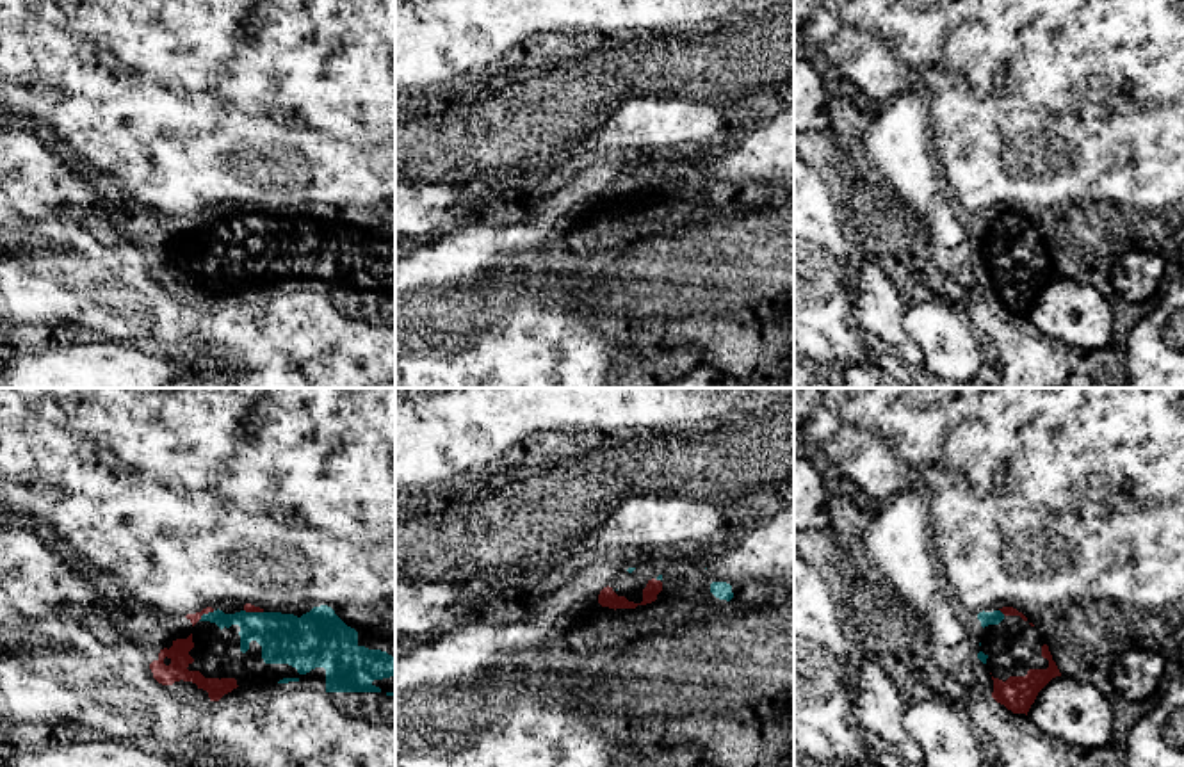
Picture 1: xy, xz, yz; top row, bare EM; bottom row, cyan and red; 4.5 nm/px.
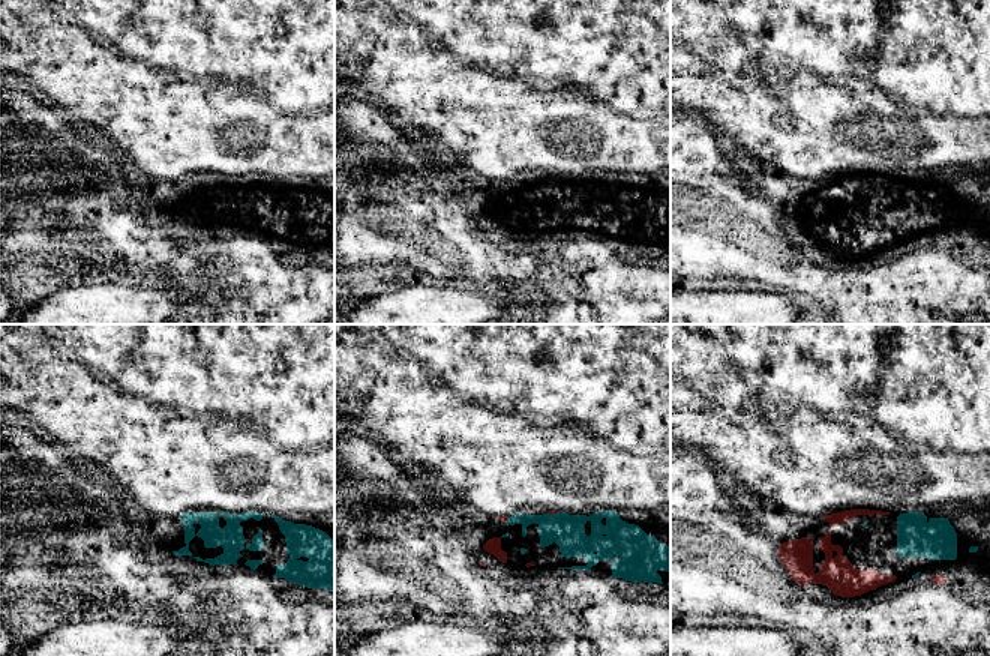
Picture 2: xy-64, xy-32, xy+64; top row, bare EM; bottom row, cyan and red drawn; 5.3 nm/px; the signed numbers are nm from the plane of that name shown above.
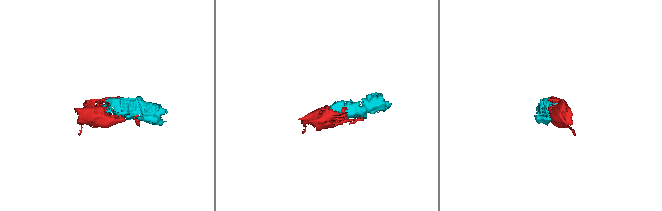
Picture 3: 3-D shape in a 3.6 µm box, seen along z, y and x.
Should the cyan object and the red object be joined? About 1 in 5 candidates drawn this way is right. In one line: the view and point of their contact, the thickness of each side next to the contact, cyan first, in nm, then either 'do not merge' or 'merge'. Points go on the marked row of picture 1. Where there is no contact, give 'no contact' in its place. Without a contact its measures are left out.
contact xy (205, 614); calibres 130 and 50 nm; merge

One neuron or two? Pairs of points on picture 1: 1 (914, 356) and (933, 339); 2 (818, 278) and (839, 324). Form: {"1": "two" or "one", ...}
{"1": "two", "2": "one"}

